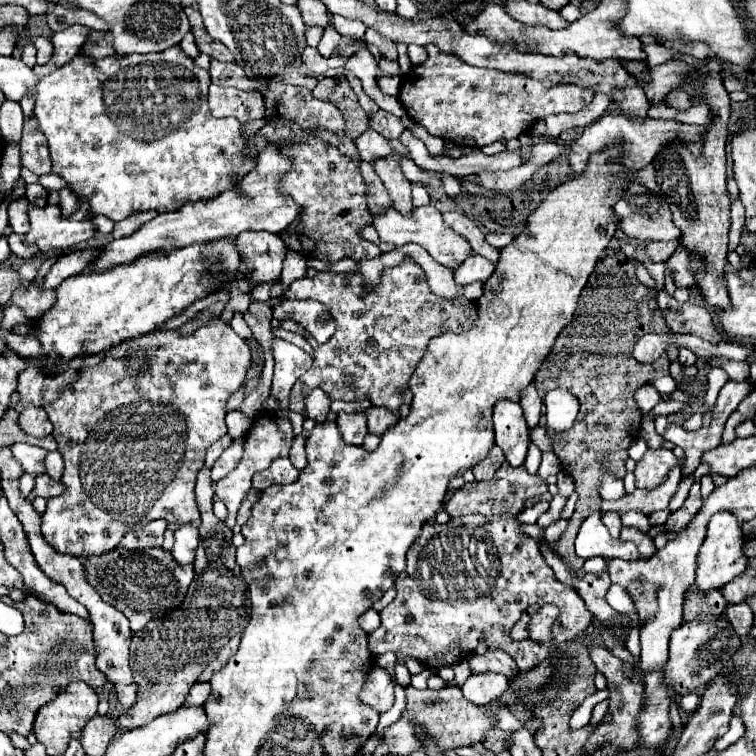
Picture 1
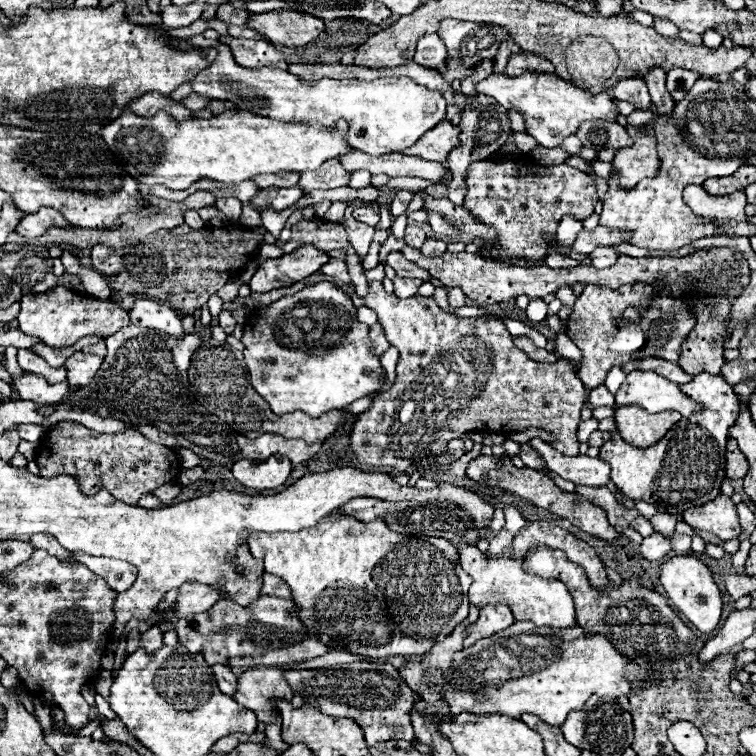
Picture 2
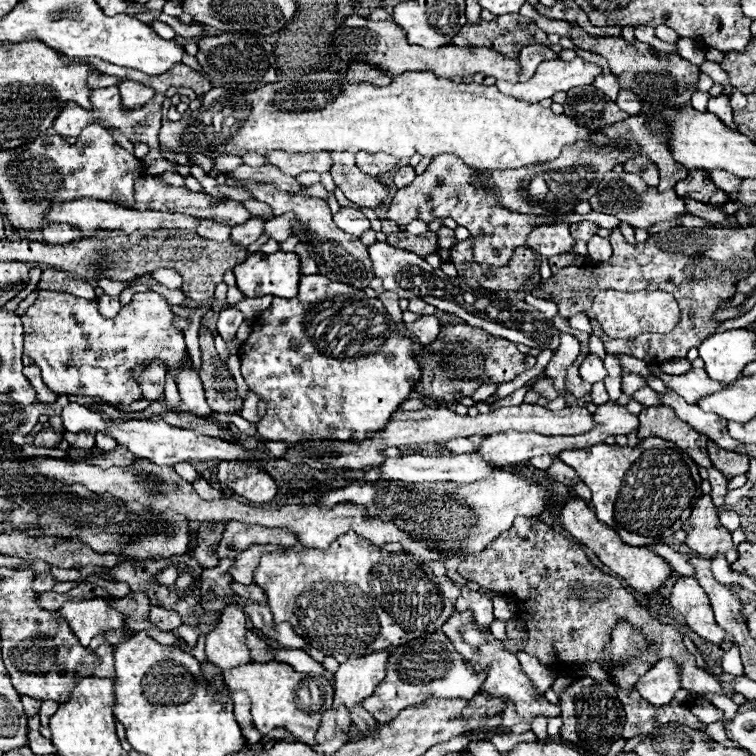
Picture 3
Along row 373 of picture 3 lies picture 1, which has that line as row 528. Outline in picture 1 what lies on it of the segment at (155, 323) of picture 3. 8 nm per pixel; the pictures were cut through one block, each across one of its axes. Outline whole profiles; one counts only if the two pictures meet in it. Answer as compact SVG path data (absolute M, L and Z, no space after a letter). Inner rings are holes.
M212 316L206 324L198 326L190 336L182 336L178 332L178 328L174 330L154 330L148 334L142 334L138 338L130 338L124 340L116 346L112 346L106 356L102 358L102 362L98 366L88 366L78 370L78 380L74 380L72 384L68 384L58 400L46 404L46 414L54 426L52 436L56 438L58 444L58 452L62 452L64 458L64 474L62 474L62 484L64 484L64 492L60 496L48 498L46 504L46 512L42 514L42 534L44 540L60 554L70 554L76 558L86 558L86 556L100 556L110 552L112 548L116 548L120 544L120 540L130 532L130 530L140 530L146 524L150 524L152 520L166 520L170 526L180 526L180 524L190 524L196 518L200 518L196 500L194 500L194 484L196 484L196 474L200 470L200 466L204 466L204 456L206 450L226 434L226 400L238 392L238 388L242 386L246 372L250 368L250 346L246 340L242 340L228 324L224 324L218 316Z

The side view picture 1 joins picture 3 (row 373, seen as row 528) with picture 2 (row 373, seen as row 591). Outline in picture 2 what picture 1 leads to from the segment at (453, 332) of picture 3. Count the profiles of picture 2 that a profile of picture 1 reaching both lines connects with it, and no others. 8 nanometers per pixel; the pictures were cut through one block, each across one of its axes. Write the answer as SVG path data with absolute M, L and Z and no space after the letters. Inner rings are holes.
M370 280L368 294L362 298L368 308L378 314L386 338L400 350L396 380L388 392L372 400L370 410L362 412L354 422L350 446L362 464L392 466L406 472L408 466L428 458L428 454L444 454L446 444L464 432L492 430L492 432L520 432L526 428L542 428L552 432L554 448L566 456L578 454L576 430L580 424L580 410L586 402L584 384L576 378L576 364L560 358L554 364L542 364L526 356L514 346L510 332L502 318L462 318L446 314L432 298L396 298L384 292L382 282Z

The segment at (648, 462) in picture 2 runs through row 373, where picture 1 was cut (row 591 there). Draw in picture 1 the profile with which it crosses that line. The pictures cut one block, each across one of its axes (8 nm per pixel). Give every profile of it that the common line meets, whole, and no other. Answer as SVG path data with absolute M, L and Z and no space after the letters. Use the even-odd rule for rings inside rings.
M722 510L718 514L712 516L710 524L708 524L708 532L706 532L706 540L698 552L698 570L696 570L696 586L702 592L708 592L712 588L722 588L724 584L728 584L730 580L734 580L740 572L744 572L748 568L750 558L746 556L744 548L746 548L748 540L744 538L744 532L740 528L738 518L728 512Z

